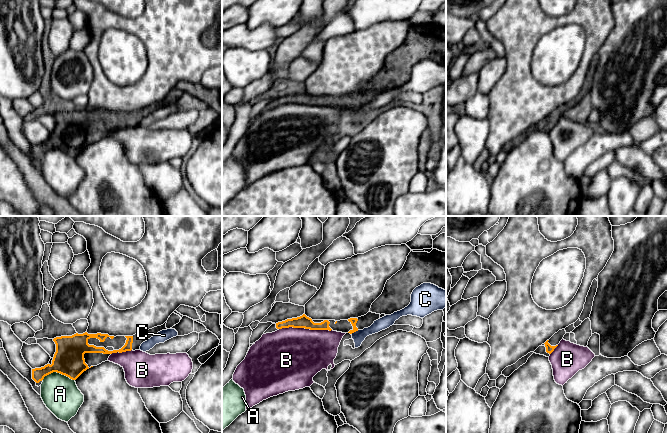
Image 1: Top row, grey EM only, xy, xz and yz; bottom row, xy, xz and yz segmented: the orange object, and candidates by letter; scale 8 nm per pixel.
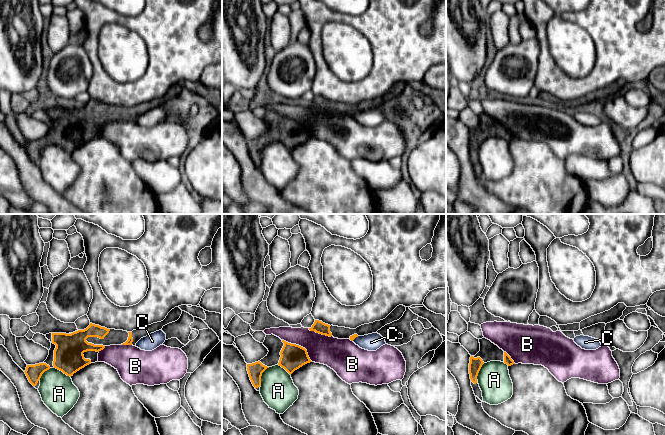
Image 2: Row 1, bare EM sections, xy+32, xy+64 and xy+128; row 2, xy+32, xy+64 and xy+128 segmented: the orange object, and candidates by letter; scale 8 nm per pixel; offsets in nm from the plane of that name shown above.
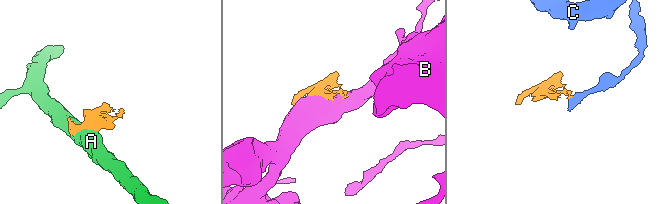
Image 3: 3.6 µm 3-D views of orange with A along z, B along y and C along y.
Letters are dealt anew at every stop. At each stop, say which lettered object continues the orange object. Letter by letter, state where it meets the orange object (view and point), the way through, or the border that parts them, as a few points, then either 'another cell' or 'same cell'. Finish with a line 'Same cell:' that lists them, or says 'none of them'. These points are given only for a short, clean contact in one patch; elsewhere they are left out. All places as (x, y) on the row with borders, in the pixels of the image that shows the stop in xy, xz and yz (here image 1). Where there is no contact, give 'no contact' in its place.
A: meets orange in xy at (58, 372); another cell
B: meets orange in xz at (305, 328); another cell
C: meets orange in xz at (354, 331); border along xz (358, 330), (351, 334); another cell
Same cell: none of them

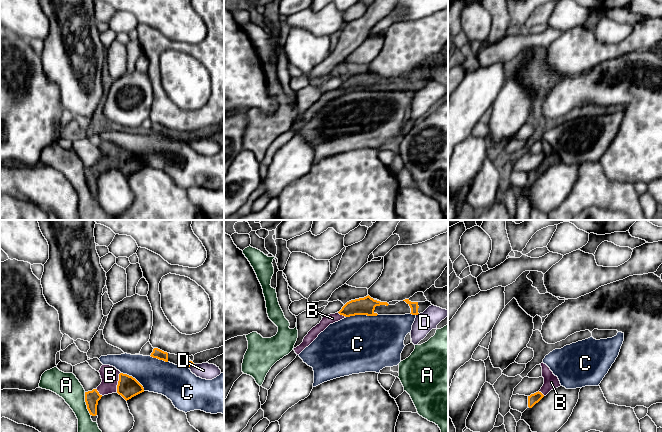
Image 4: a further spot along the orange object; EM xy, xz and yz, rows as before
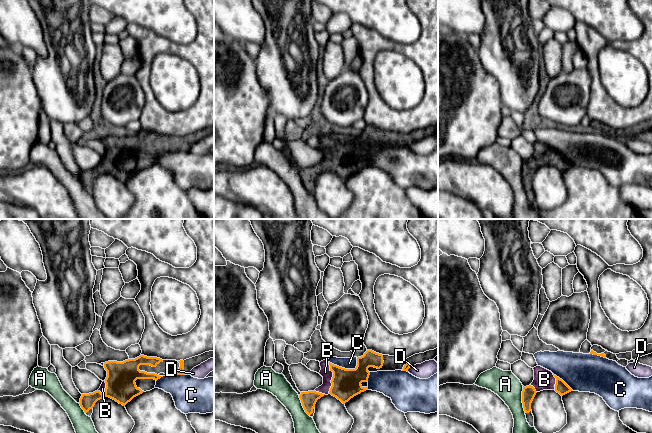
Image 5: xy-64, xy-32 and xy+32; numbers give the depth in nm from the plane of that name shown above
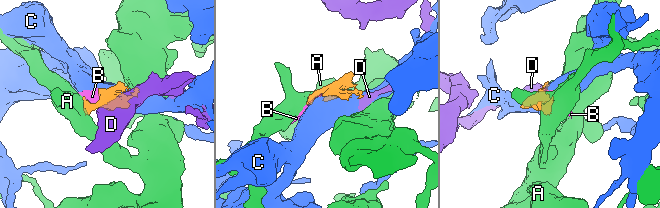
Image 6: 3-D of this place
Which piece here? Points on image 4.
A: meets orange in xy at (86, 404); border along xy (84, 392), (84, 401), (90, 415); another cell
B: meets orange in xy at (118, 382); runs through xy (128, 387), (118, 382), (110, 375); same cell
C: meets orange in xz at (361, 314); another cell
D: meets orange in xz at (417, 314); border along xz (418, 313), (416, 315); another cell
Same cell: B

